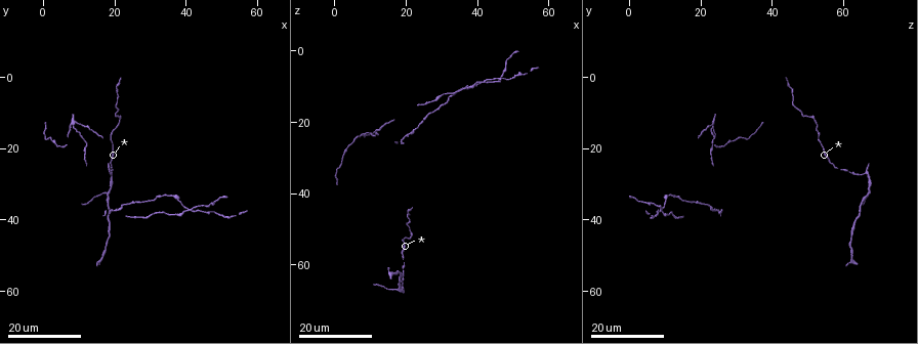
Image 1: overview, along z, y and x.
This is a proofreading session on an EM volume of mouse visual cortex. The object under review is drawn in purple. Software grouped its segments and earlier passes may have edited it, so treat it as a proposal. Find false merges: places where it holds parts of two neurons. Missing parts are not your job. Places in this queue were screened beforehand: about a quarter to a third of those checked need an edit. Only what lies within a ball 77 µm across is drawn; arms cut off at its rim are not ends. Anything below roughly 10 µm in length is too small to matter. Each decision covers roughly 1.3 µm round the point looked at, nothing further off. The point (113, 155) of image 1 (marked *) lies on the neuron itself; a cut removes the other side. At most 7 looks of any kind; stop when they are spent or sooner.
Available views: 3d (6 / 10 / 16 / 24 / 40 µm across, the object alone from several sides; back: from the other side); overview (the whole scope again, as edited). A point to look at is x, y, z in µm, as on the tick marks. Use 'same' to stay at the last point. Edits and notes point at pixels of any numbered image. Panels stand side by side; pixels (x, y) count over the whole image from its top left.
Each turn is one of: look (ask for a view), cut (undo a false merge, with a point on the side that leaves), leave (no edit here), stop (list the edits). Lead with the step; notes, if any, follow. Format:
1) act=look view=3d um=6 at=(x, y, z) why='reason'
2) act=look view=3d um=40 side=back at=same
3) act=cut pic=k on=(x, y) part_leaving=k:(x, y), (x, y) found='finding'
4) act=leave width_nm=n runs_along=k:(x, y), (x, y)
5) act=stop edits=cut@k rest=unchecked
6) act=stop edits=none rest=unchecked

act=look view=3d um=24 at=(21.0, 12.5, 51.5)

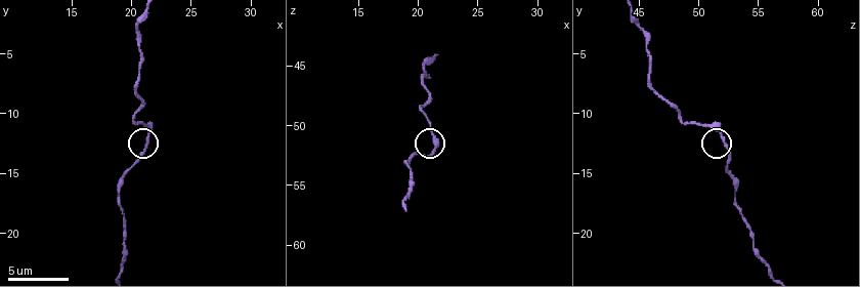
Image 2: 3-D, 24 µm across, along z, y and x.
act=look view=3d um=6 at=(21.4, 12.4, 52.0)

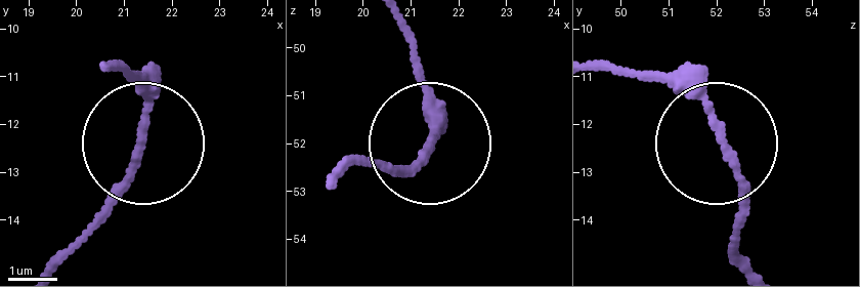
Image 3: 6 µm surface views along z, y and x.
act=leave runs_along=3:(339, 176), (368, 160), (396, 172), (428, 148), (416, 66) found='one neuron here'

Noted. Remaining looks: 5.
act=look view=3d um=24 at=(8.0, 12.5, 23.0) why='calibre changes'

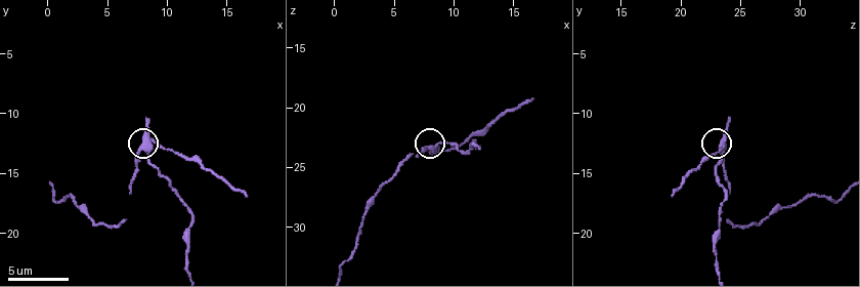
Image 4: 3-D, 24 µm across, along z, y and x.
act=look view=3d um=10 at=(8.6, 13.4, 23.4)

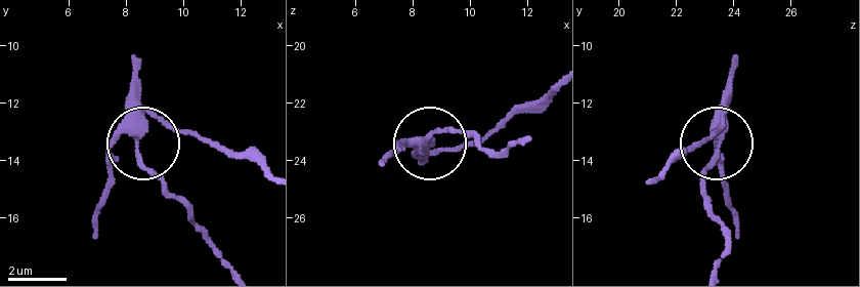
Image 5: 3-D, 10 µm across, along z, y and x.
act=cut pic=5 on=(152, 168) width_nm=300 part_leaving=5:(127, 132), (142, 166), (225, 269) found='a second neuron is stuck on'

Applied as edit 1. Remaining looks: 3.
act=look view=overview

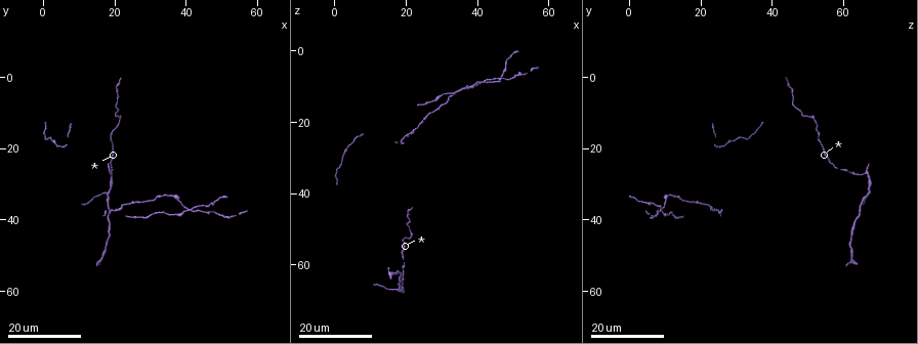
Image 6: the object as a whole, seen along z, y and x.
act=look view=3d um=24 at=(41.0, 37.5, 8.5) why='looks like a crossing'

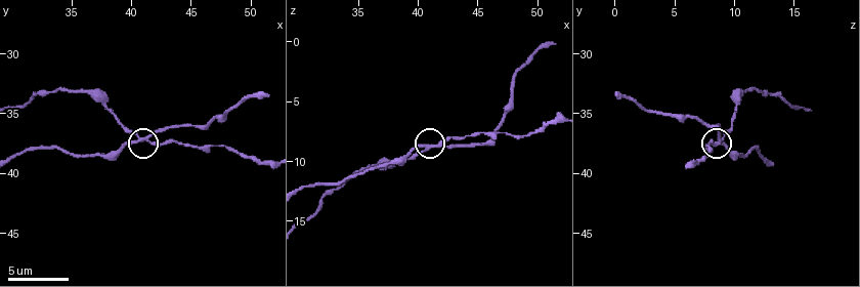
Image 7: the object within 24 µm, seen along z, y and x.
act=look view=3d um=10 at=(40.8, 37.2, 8.8)

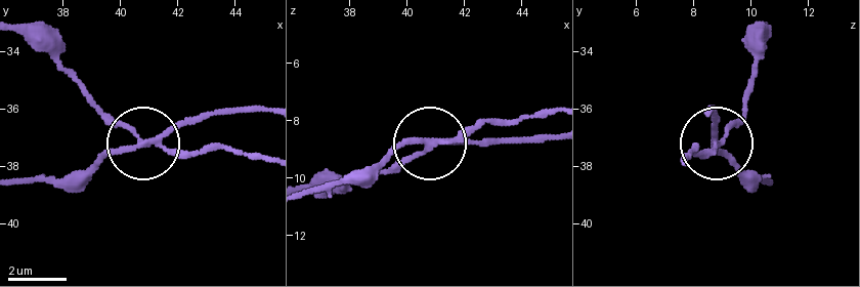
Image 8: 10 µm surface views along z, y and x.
act=cut pic=8 on=(105, 150) side_arm_um=19 part_leaving=8:(148, 145), (115, 150), (78, 174), (19, 181) found='two neurons meet here'

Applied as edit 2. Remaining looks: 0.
act=stop edits=cut@5,cut@8 rest=unchecked

